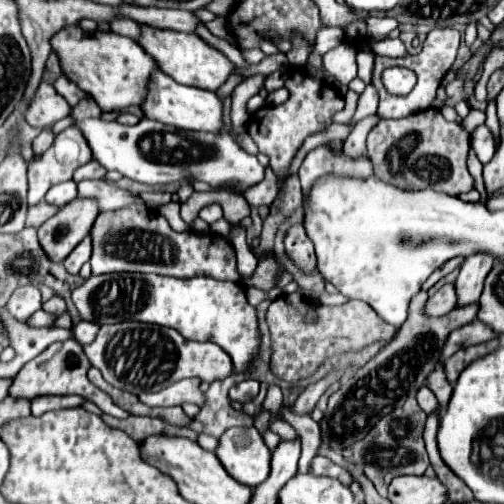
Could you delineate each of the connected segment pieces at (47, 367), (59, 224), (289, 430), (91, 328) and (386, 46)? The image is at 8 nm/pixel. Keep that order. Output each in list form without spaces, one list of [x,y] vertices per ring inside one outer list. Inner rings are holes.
[[[71,339],[71,341],[63,341],[63,343],[55,343],[55,345],[49,345],[39,357],[31,359],[13,379],[13,385],[11,385],[11,395],[13,397],[27,397],[27,399],[33,399],[37,395],[67,395],[67,393],[73,393],[73,395],[81,395],[85,399],[91,399],[103,413],[107,415],[113,415],[117,419],[125,419],[129,417],[127,411],[123,411],[119,405],[115,405],[111,401],[111,397],[101,391],[99,387],[91,385],[91,391],[89,391],[89,379],[87,379],[87,371],[89,371],[91,363],[89,359],[85,357],[83,353],[83,347]]]
[[[75,199],[39,227],[39,243],[51,261],[63,261],[89,235],[97,211],[95,199]]]
[[[275,419],[275,421],[271,421],[271,427],[269,427],[271,431],[275,431],[277,435],[281,435],[281,439],[291,439],[291,437],[295,437],[297,433],[295,433],[295,429],[289,425],[289,423],[285,423],[285,421],[281,421],[281,419]]]
[[[81,321],[79,325],[73,327],[73,335],[81,345],[89,345],[89,341],[97,337],[97,331],[99,331],[99,323],[91,323],[91,321]]]
[[[391,37],[373,43],[371,49],[373,49],[373,53],[377,53],[377,55],[387,55],[387,57],[405,57],[405,55],[407,55],[405,45],[401,43],[401,39],[391,39]]]

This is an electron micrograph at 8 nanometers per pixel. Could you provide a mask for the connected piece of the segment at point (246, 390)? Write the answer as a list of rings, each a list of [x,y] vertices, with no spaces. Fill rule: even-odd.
[[[245,379],[229,389],[229,399],[239,401],[239,403],[247,403],[247,401],[253,401],[257,397],[257,393],[259,393],[259,381]]]

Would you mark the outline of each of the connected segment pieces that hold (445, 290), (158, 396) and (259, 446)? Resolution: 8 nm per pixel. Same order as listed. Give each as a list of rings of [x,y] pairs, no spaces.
[[[443,285],[433,297],[427,299],[425,313],[429,317],[441,317],[443,313],[449,313],[455,307],[455,287],[453,285]]]
[[[183,379],[163,391],[157,393],[139,393],[139,399],[149,407],[171,407],[171,405],[183,405],[183,403],[195,403],[203,405],[205,397],[199,391],[199,379]]]
[[[255,427],[227,429],[219,437],[215,455],[233,479],[249,487],[265,481],[271,469],[271,451]]]

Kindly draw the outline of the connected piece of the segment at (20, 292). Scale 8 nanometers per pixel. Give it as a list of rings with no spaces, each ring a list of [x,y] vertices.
[[[35,285],[15,289],[15,293],[11,295],[11,299],[7,303],[7,311],[17,321],[27,321],[39,309],[41,309],[41,293]]]

